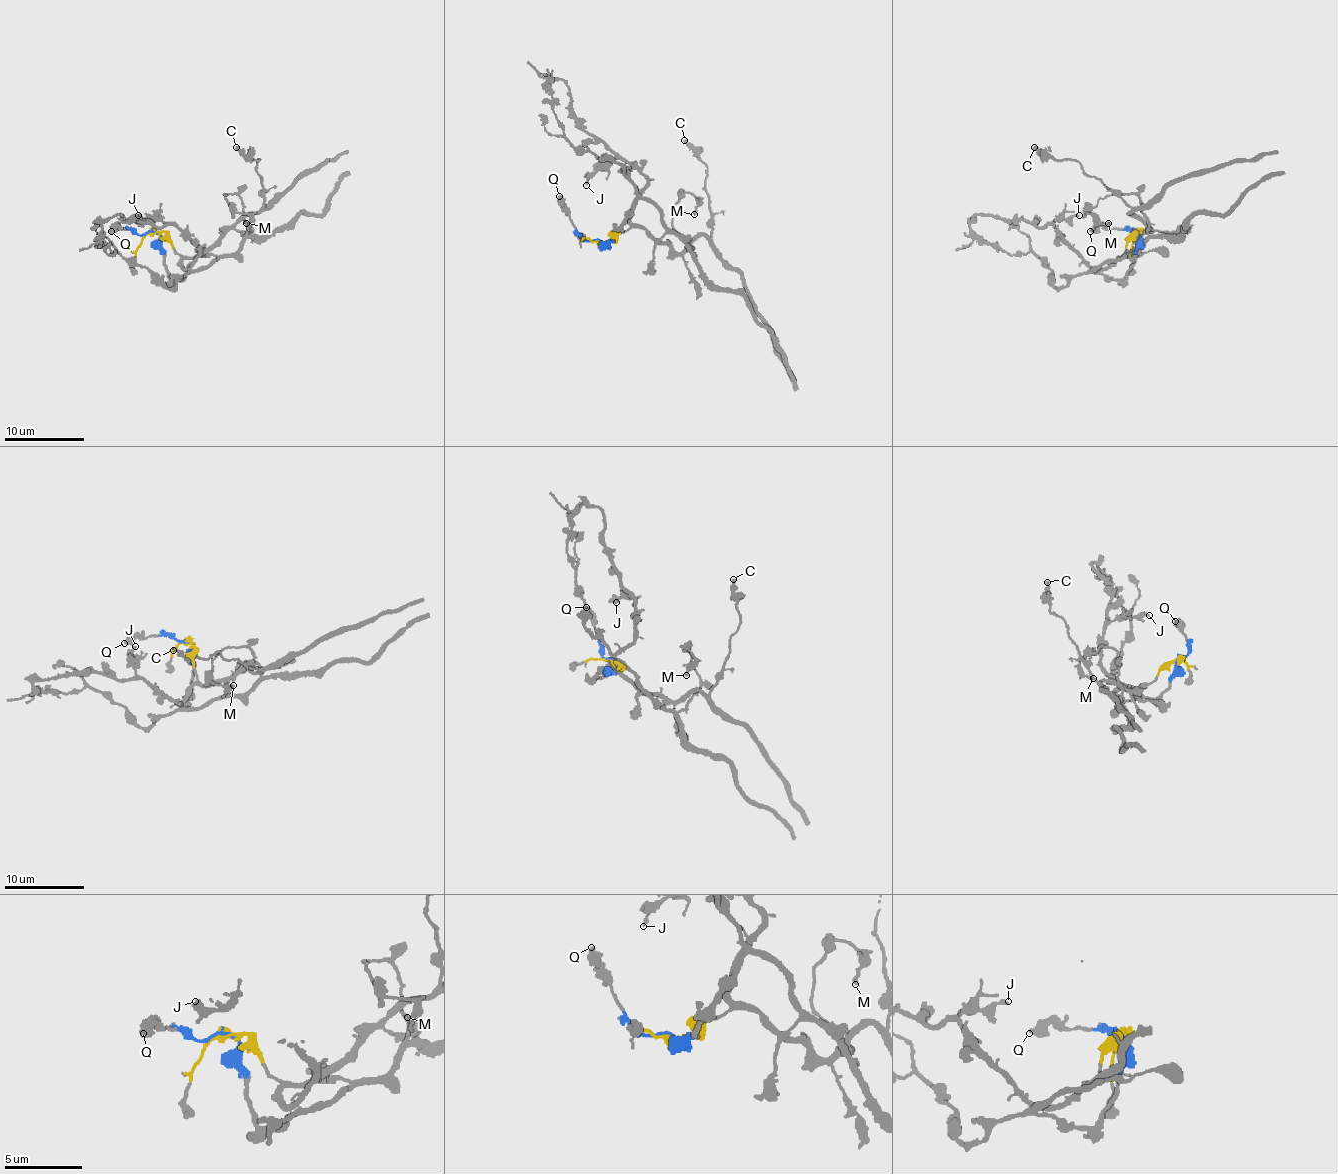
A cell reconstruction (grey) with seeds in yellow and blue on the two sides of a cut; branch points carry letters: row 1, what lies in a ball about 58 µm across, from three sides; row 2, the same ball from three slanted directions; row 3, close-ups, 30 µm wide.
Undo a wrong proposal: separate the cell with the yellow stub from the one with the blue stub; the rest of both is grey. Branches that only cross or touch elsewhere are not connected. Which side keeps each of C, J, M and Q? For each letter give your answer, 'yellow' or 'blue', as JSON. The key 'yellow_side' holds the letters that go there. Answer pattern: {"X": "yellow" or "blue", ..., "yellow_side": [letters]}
{"C": "yellow", "J": "yellow", "M": "blue", "Q": "blue", "yellow_side": ["C", "J"]}

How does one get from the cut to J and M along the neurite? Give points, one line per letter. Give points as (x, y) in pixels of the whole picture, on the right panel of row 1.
J: (1135, 231), (1123, 253), (1107, 267), (1091, 267), (1053, 225), (1055, 221), (1079, 215)
M: (1135, 231), (1135, 265), (1107, 279), (1093, 271), (1129, 257), (1149, 221), (1119, 195), (1087, 211), (1109, 223)

